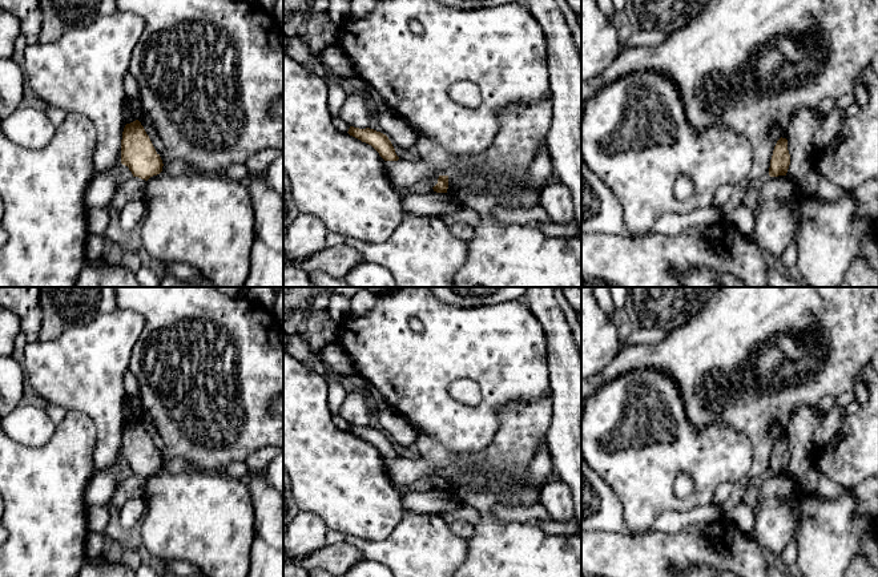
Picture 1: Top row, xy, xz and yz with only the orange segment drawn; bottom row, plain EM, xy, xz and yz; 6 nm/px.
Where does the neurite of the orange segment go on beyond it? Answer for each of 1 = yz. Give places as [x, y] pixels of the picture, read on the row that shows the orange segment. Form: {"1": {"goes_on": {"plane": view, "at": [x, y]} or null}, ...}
{"1": {"goes_on": null}}

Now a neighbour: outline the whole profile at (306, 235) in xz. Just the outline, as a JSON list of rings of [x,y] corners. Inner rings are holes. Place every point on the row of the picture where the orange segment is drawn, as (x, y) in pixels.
[[[299,213],[283,238],[283,255],[290,262],[302,262],[326,247],[327,229],[310,213]]]

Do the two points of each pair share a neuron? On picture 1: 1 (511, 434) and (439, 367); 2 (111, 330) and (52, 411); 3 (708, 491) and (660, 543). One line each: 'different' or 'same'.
1: different
2: different
3: different

